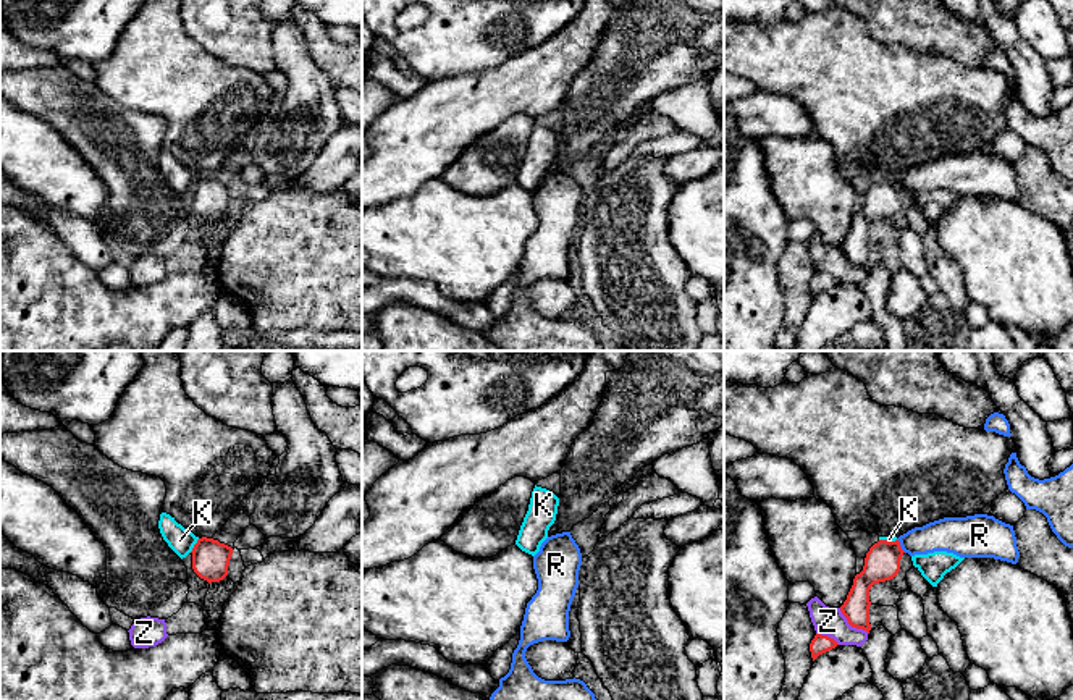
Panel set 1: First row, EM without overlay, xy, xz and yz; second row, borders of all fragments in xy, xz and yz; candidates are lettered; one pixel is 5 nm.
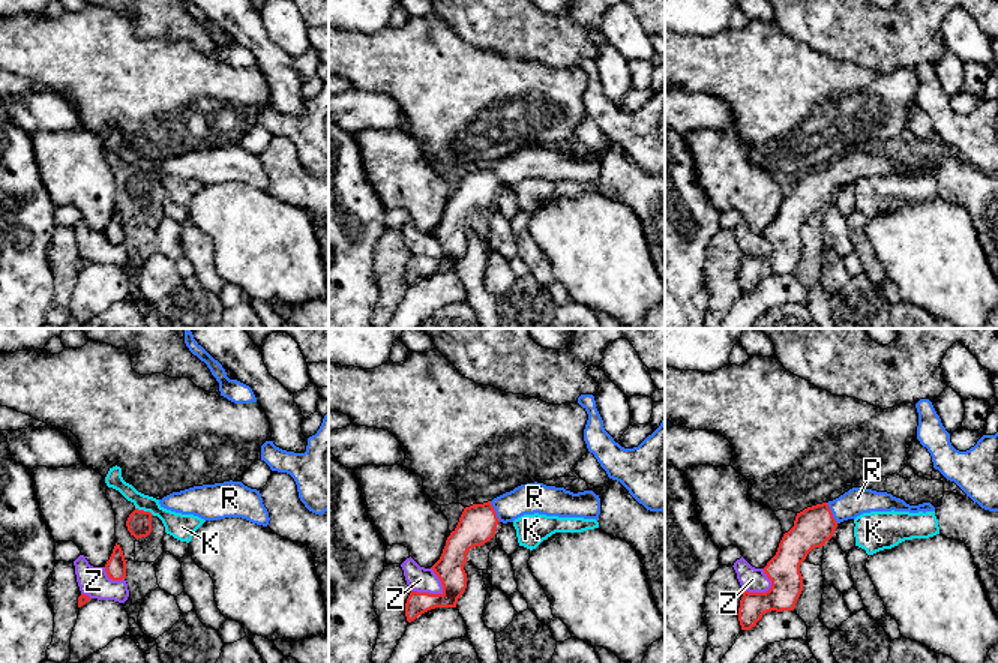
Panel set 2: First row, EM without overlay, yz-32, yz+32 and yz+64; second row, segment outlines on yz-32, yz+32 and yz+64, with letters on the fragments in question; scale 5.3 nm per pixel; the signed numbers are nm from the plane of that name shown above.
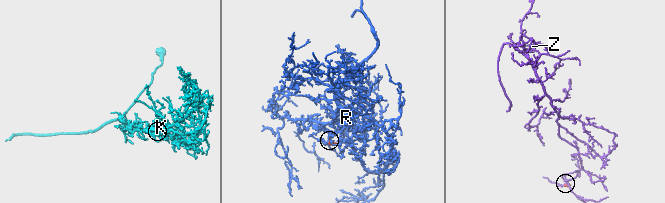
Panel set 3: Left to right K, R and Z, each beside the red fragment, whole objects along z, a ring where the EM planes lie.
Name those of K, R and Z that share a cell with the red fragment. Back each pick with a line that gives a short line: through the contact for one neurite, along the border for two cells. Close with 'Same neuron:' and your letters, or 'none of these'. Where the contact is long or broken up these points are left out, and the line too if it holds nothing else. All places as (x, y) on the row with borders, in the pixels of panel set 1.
R: line yz (883, 561), (899, 545), (947, 534)
Same neuron: R

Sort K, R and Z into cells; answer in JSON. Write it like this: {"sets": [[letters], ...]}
{"sets": [["K"], ["R"], ["Z"]]}

